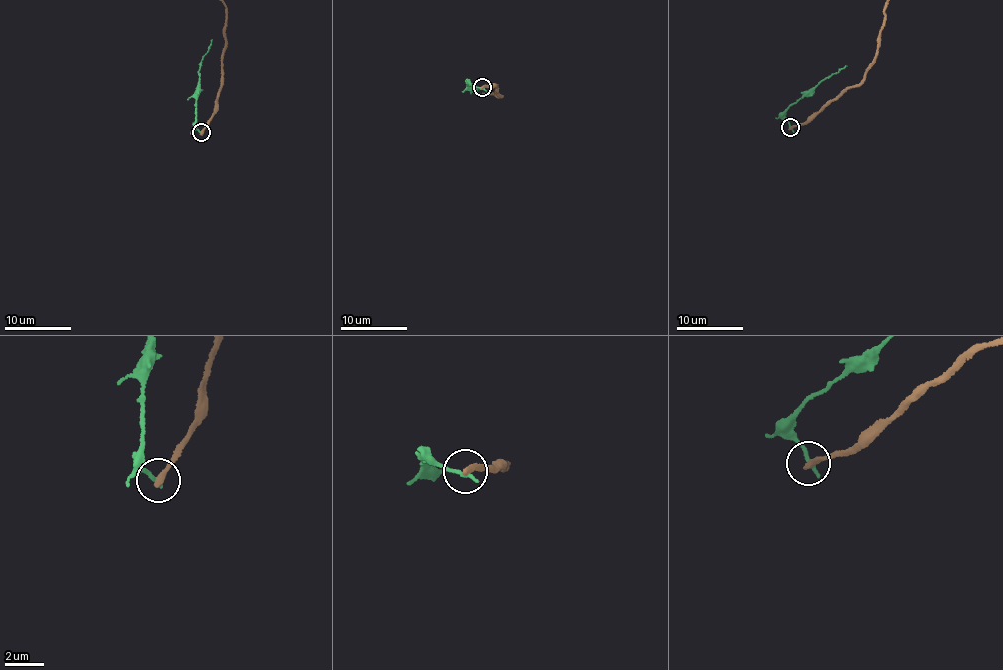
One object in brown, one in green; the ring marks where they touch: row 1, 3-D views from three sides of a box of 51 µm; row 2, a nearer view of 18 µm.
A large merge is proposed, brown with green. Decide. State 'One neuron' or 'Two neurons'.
Two neurons

